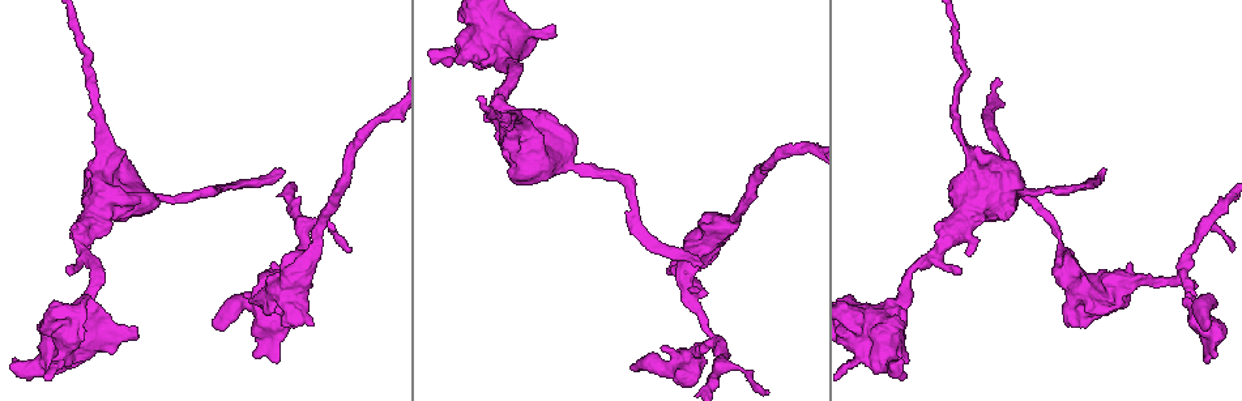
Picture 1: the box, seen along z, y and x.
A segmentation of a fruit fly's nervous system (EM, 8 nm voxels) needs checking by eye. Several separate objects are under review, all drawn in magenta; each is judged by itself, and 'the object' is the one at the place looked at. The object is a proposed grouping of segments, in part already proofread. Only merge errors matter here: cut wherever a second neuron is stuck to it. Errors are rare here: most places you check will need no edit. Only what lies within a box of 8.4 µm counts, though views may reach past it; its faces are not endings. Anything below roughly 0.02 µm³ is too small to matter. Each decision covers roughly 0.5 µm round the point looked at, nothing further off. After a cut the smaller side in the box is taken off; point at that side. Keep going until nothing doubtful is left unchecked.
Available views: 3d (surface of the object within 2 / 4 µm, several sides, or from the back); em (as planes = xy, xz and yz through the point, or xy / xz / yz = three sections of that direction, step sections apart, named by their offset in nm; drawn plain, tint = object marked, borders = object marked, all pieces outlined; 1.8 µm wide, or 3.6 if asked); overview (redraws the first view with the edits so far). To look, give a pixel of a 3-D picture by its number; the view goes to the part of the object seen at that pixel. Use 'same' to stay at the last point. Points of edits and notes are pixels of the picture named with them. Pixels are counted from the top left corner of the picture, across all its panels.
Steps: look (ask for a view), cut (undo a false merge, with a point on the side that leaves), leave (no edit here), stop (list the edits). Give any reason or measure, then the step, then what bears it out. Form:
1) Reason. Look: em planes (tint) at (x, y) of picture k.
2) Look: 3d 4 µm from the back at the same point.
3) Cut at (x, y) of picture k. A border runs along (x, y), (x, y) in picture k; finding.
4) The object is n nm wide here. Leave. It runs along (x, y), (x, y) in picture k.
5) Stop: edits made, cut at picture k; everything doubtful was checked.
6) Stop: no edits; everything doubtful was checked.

Thick turns thin. Look: 3d 4 µm at (732, 221) of picture 1.

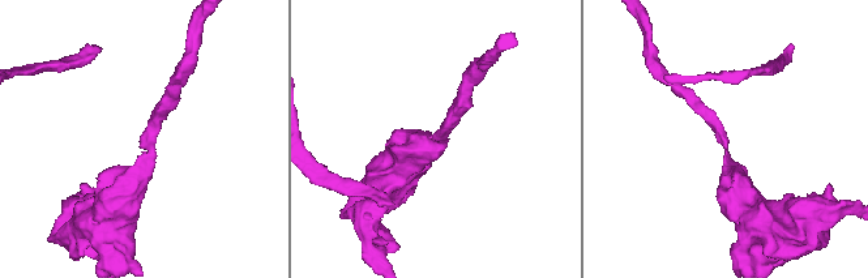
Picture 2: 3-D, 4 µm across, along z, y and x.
Look: em planes (tint) at (441, 141) of picture 2.

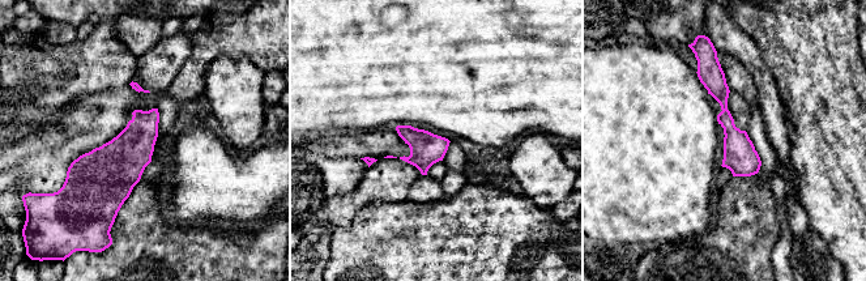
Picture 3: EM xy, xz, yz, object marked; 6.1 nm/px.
Leave. Continuous, no second neuron.

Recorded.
Calibre changes. Look: em yz step 4 (tint) at (1176, 276) of picture 1.

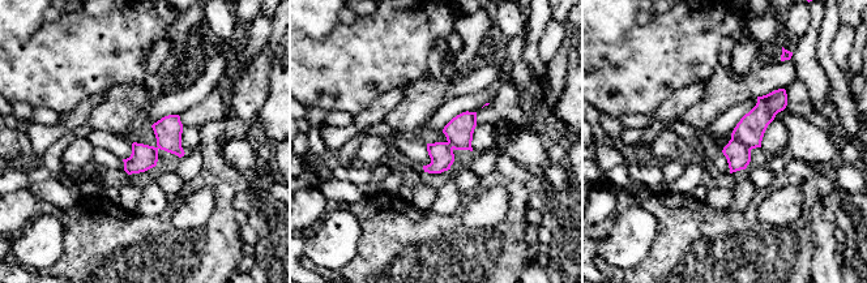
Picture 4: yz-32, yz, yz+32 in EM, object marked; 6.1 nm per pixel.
Another direction. Look: em planes (tint) at the same point.

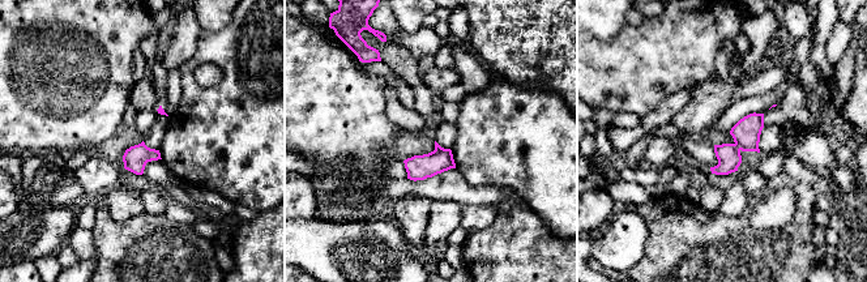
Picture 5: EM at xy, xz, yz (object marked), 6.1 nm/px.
Cut at (746, 133) of picture 5. A border runs along (734, 144), (740, 149) in picture 5; a second neuron is stuck on.

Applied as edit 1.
Look: em 3.6 µm planes (tint) at (482, 19) of picture 1.

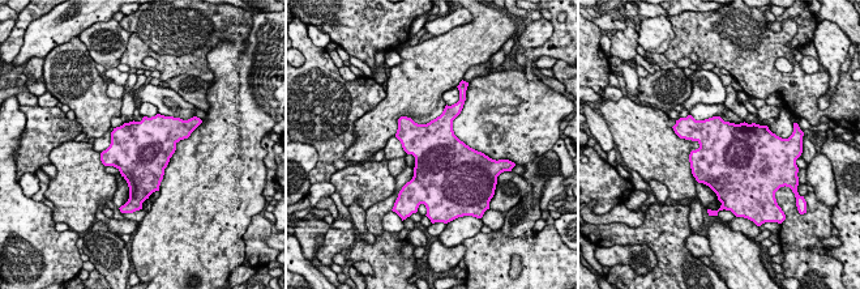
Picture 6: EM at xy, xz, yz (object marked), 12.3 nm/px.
The object is 600 nm wide here. Leave. One neuron here.

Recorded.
Stop: edits made, cut at picture 5; everything doubtful was checked.

